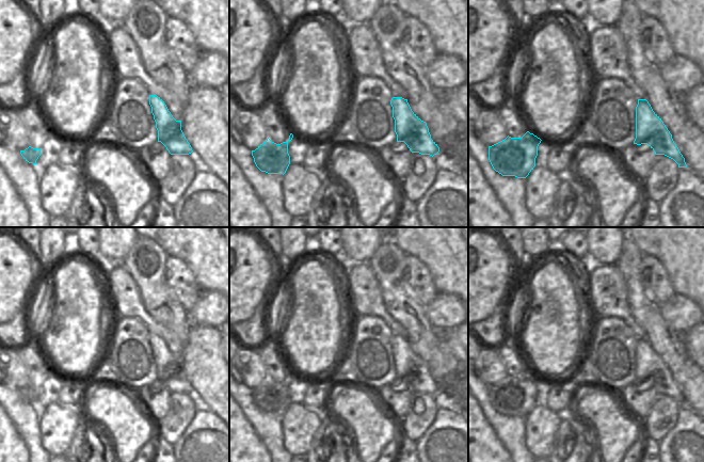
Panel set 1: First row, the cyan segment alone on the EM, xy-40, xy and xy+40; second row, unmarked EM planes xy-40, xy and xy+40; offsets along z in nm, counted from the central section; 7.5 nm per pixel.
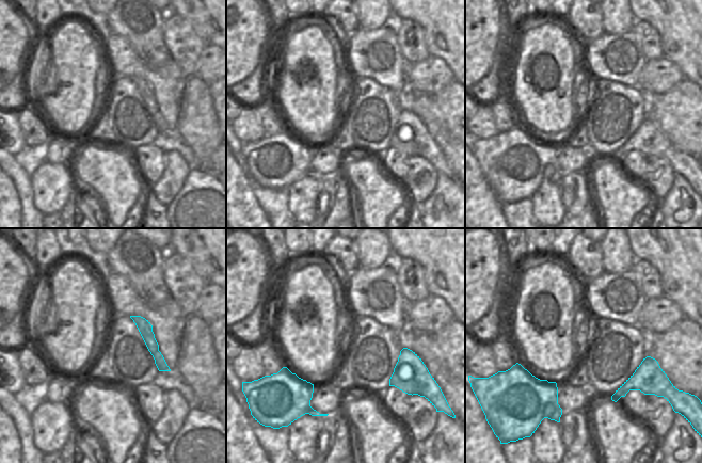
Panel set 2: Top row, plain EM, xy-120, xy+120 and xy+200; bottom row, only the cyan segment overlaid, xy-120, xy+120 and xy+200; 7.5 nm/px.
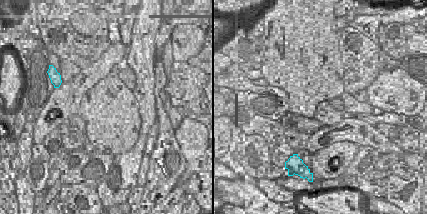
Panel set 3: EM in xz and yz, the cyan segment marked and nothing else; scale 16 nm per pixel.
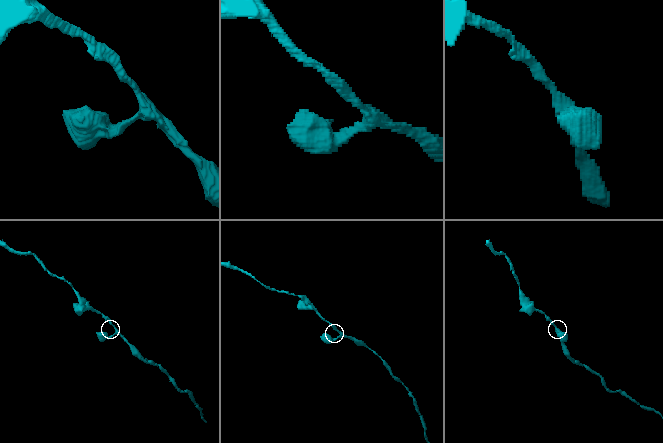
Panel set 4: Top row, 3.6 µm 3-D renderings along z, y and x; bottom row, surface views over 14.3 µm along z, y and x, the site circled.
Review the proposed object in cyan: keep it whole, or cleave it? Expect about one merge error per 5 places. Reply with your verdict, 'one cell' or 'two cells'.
one cell

